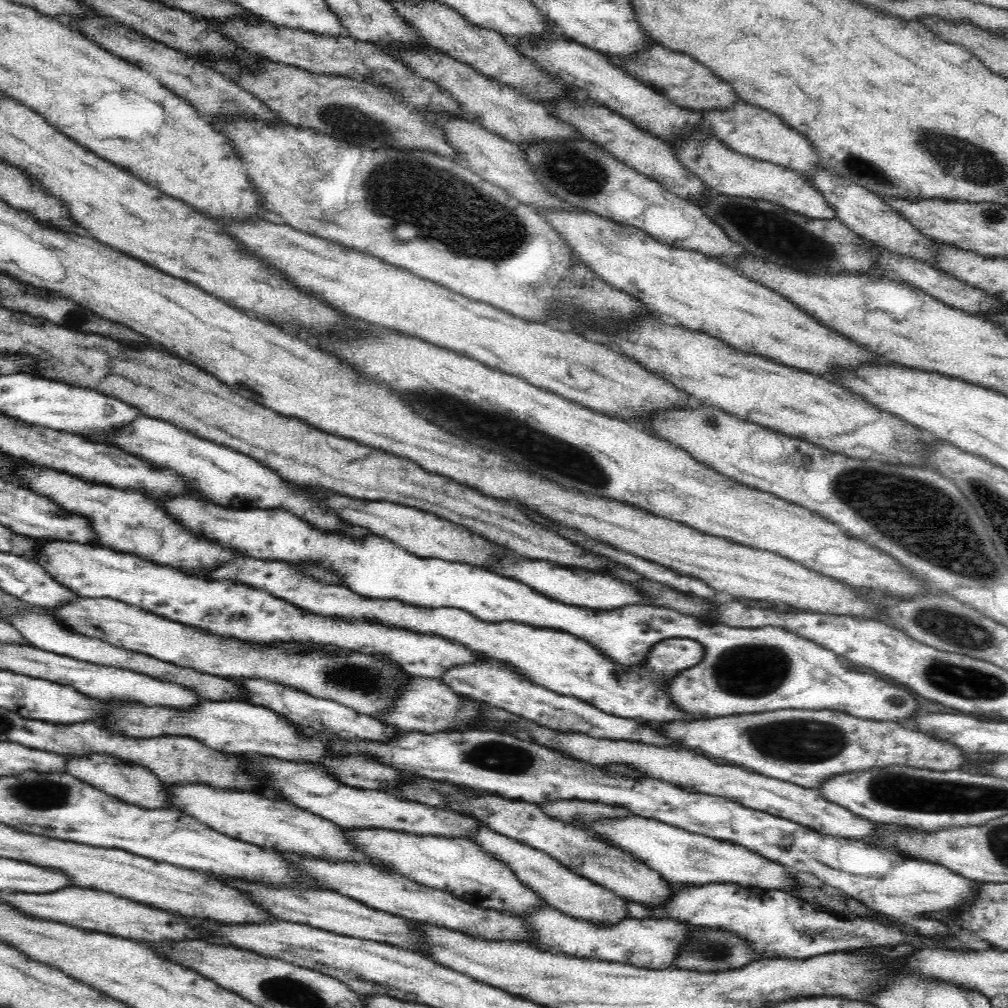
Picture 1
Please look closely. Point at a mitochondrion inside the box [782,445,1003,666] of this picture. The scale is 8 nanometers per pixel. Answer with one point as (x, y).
(962, 630)

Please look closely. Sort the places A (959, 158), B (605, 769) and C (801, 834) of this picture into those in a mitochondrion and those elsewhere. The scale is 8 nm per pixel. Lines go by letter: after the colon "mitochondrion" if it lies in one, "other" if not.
A: mitochondrion
B: other
C: other

